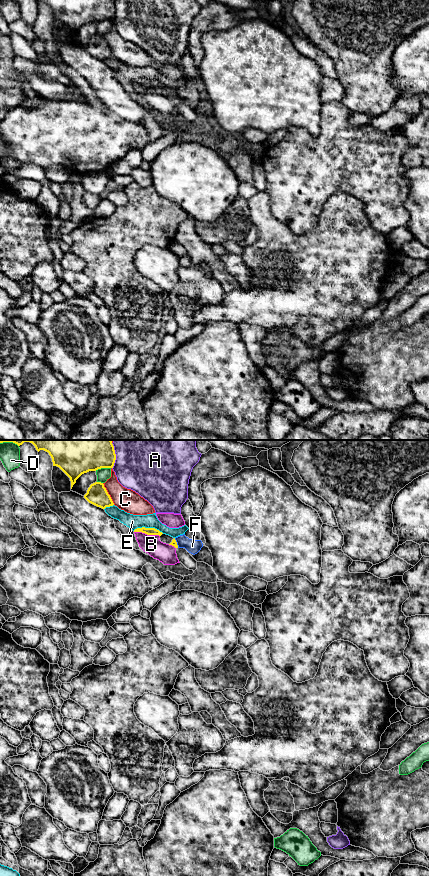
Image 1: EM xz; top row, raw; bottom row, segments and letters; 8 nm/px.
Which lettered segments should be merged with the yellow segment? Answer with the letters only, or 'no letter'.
no letter

